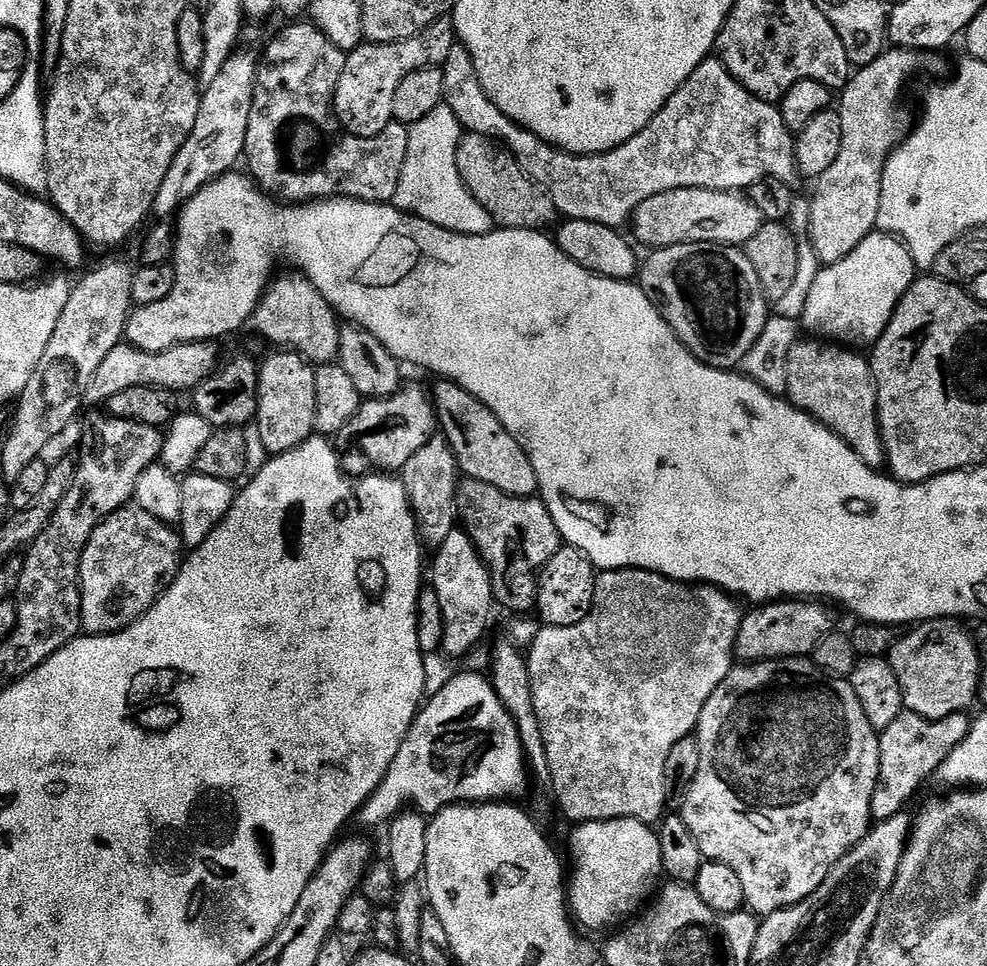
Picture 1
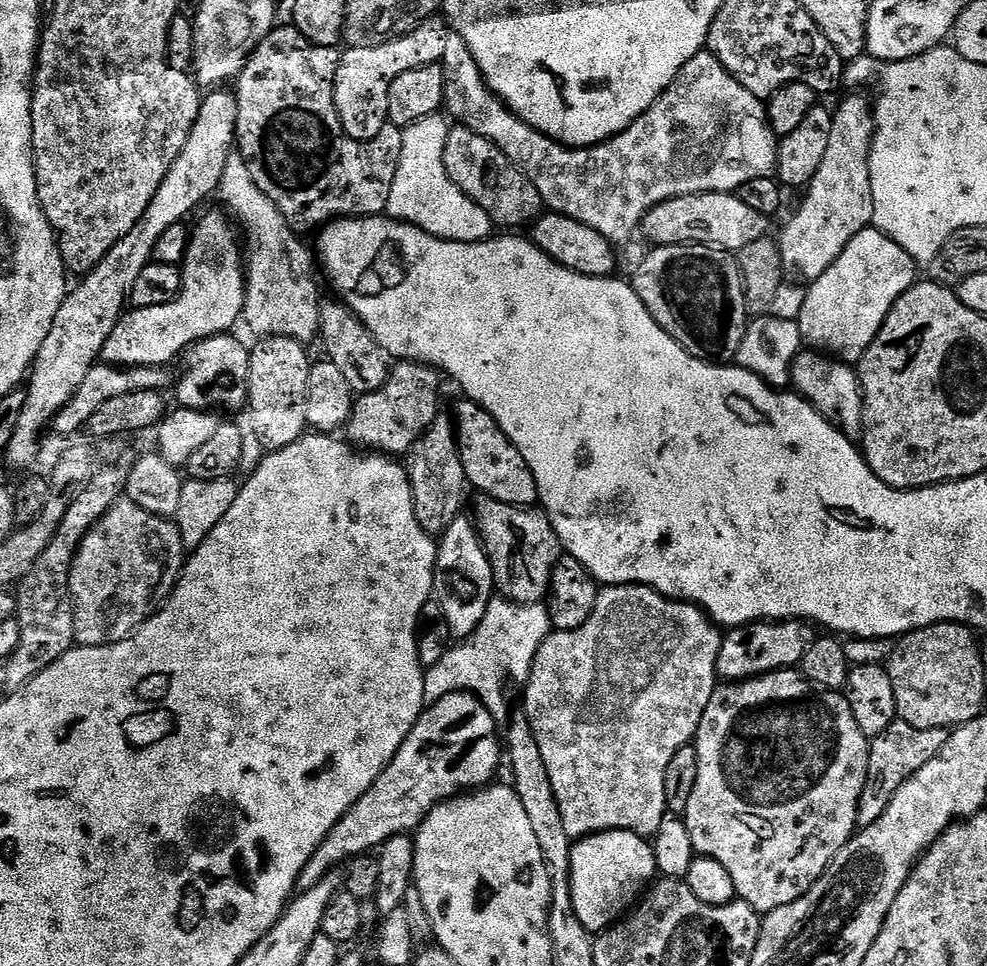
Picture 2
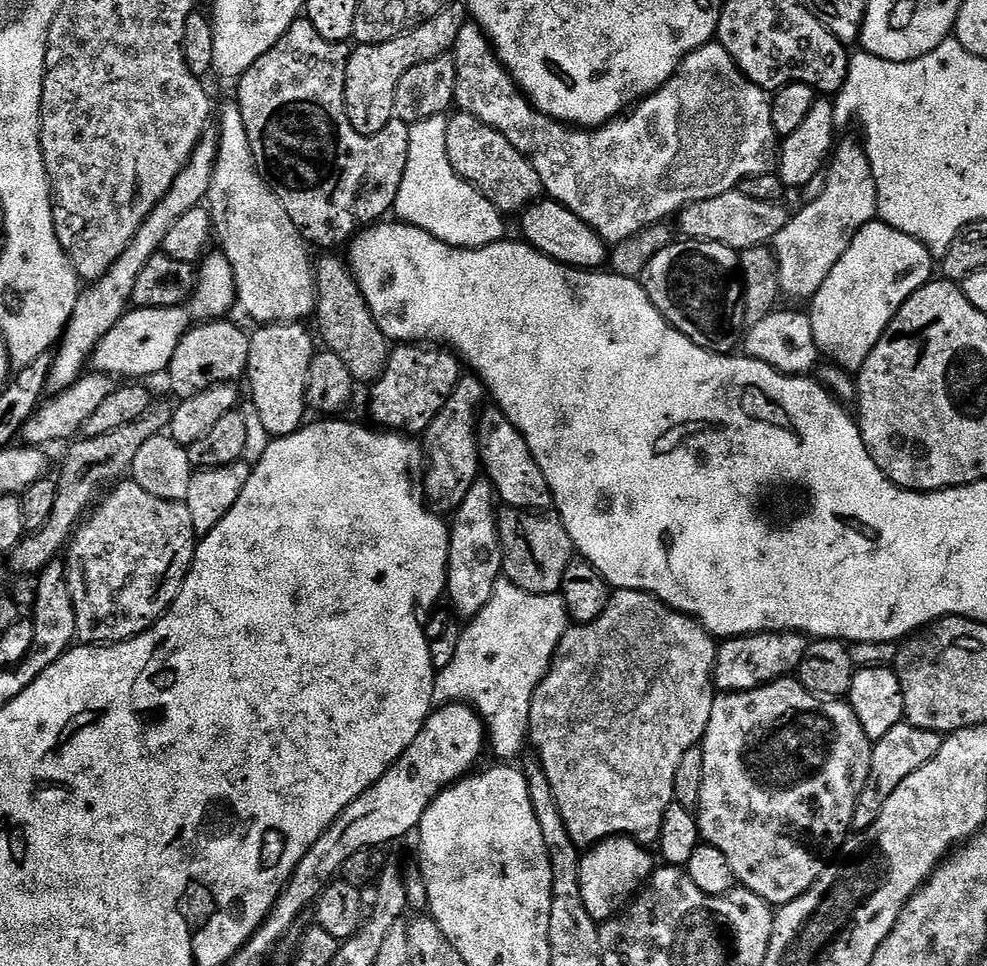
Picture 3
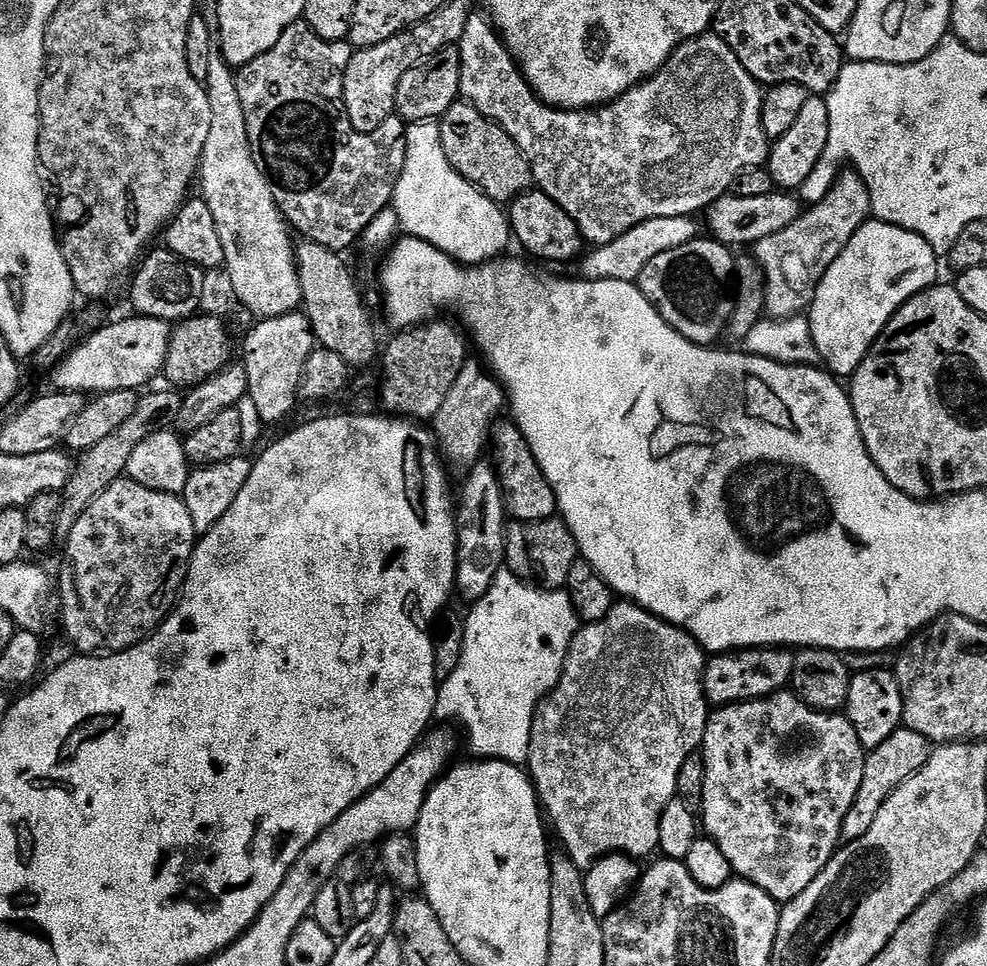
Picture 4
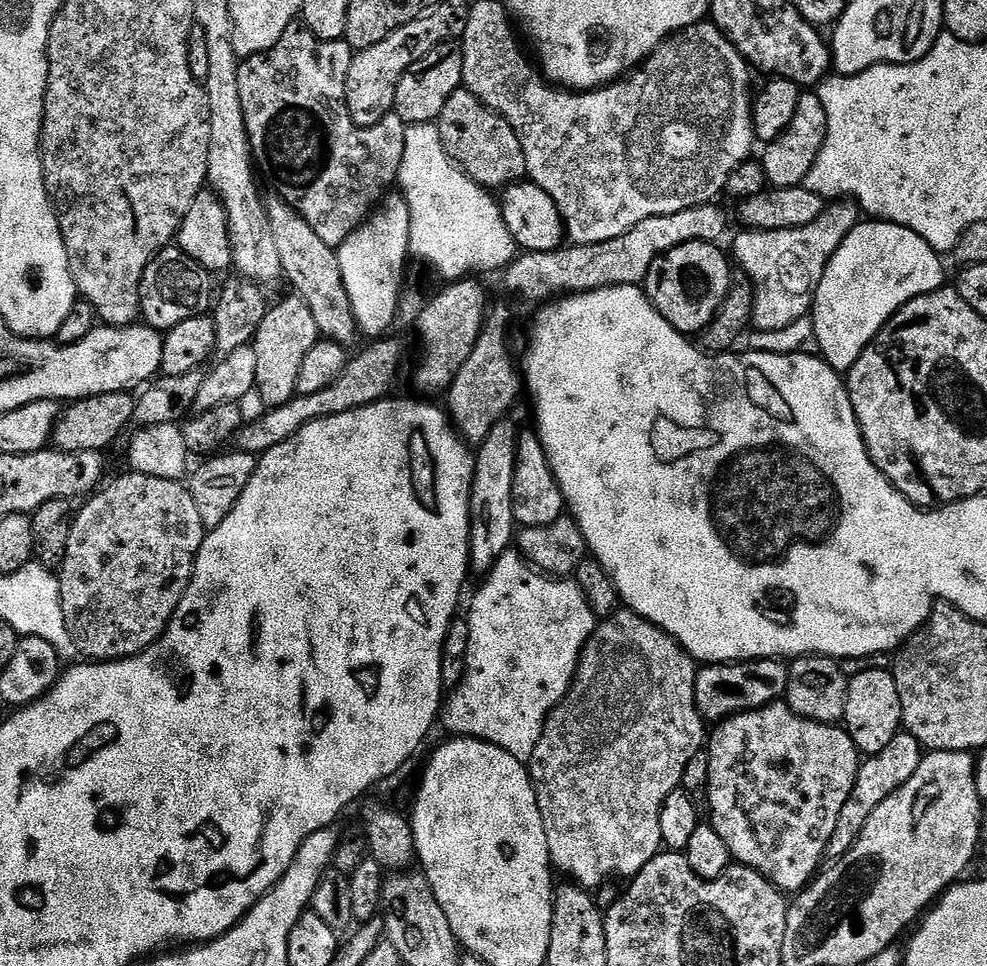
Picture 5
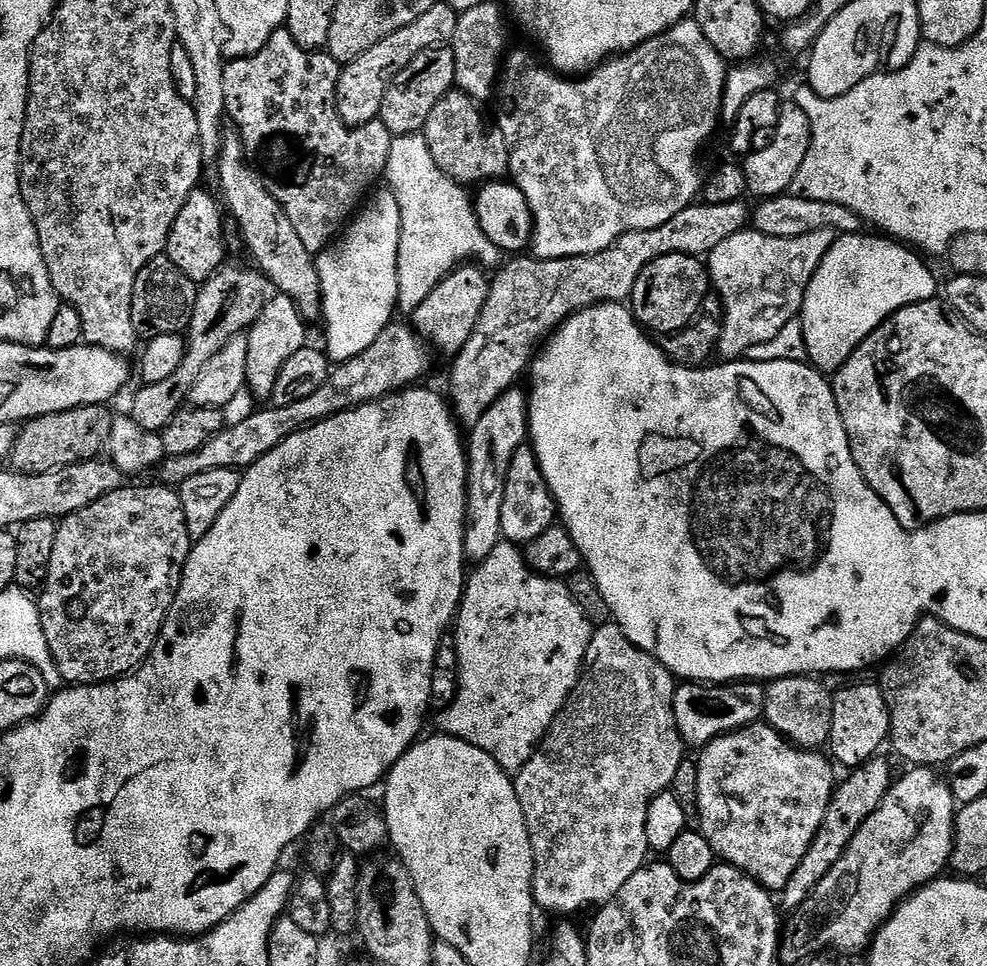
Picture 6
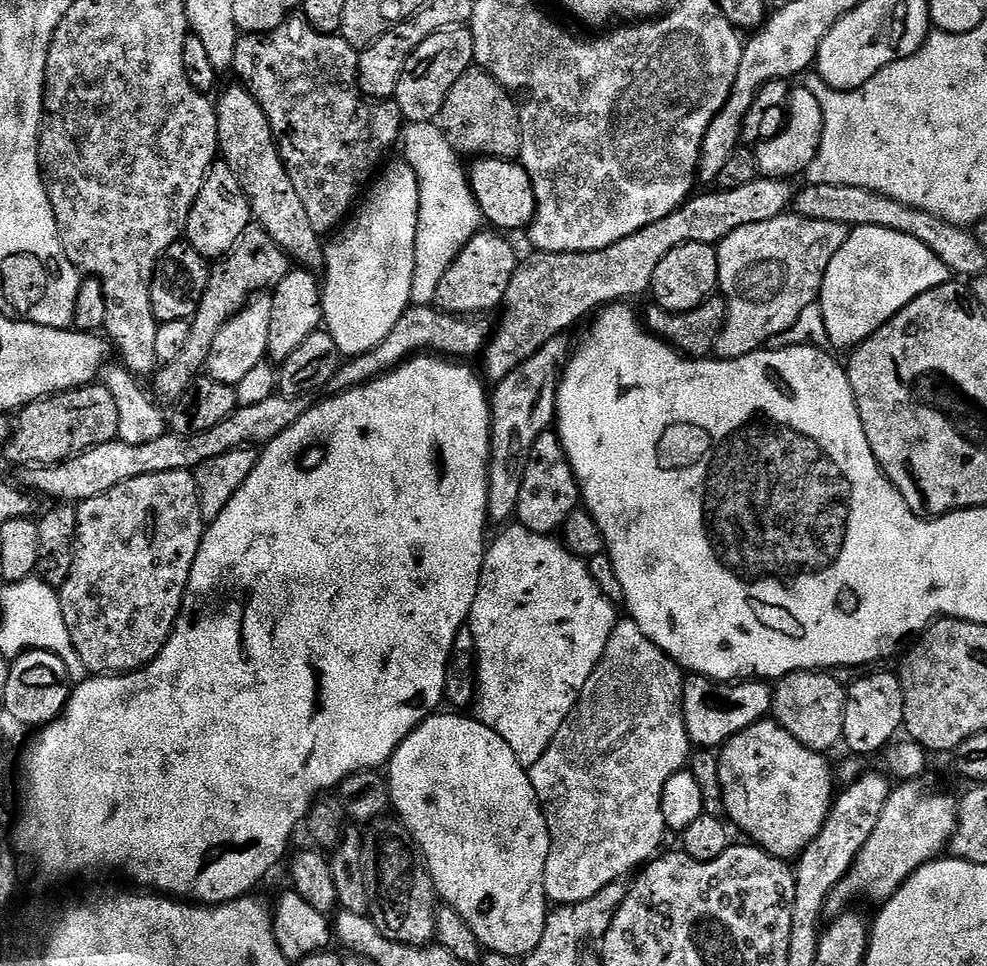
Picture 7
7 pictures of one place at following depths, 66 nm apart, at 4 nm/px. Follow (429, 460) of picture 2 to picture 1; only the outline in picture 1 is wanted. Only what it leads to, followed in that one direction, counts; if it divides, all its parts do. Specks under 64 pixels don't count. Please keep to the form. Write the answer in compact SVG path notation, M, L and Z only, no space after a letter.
M437 434L406 462L402 470L402 479L406 486L408 501L412 507L412 512L416 515L416 529L420 532L420 539L429 549L435 550L446 542L446 538L451 532L457 531L458 528L458 485L462 480L460 464L456 461L456 455L452 449L449 437L444 434Z

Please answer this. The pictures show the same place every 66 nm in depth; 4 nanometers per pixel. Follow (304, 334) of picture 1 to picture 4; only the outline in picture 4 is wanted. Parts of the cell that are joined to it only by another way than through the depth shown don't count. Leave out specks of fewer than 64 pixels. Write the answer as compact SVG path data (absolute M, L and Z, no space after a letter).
M212 52L209 56L208 72L204 81L205 88L207 90L207 98L209 99L210 105L210 129L209 137L206 138L206 146L203 147L203 158L200 160L200 171L198 173L198 186L200 184L202 192L201 197L206 201L207 206L210 207L210 212L214 216L214 224L218 229L218 238L222 241L222 254L224 255L224 262L222 265L223 271L228 271L228 280L232 283L232 292L249 308L250 311L256 315L256 318L260 320L272 319L275 316L287 316L290 312L295 312L301 307L302 304L302 290L299 284L299 270L296 268L296 254L294 251L294 241L292 242L290 234L292 235L291 229L281 214L281 210L276 202L272 193L270 192L269 181L264 176L264 172L258 167L257 163L254 162L252 147L249 142L249 136L246 134L246 120L245 111L242 109L241 98L238 95L237 84L235 79L235 73L225 62L224 57L218 52Z

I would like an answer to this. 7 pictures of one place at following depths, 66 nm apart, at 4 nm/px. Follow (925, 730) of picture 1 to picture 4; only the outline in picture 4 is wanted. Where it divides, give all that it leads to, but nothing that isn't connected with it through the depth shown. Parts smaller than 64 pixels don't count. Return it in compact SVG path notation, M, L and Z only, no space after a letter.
M903 726L894 730L894 734L890 734L890 738L886 738L886 742L882 742L882 746L871 749L864 758L862 786L858 786L854 806L850 806L850 814L846 814L846 818L842 822L841 841L847 842L863 838L870 822L874 822L878 810L883 806L884 799L899 784L906 782L918 770L922 770L922 766L926 766L933 751L933 745L926 737Z

